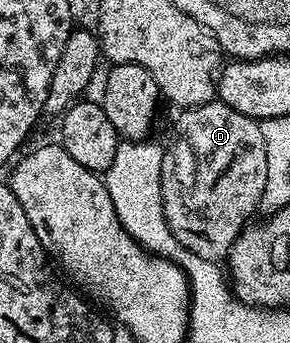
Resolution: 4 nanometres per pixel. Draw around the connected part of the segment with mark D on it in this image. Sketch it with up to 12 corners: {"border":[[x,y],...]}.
{"border":[[180,109],[161,160],[175,239],[219,264],[260,213],[256,119]]}

